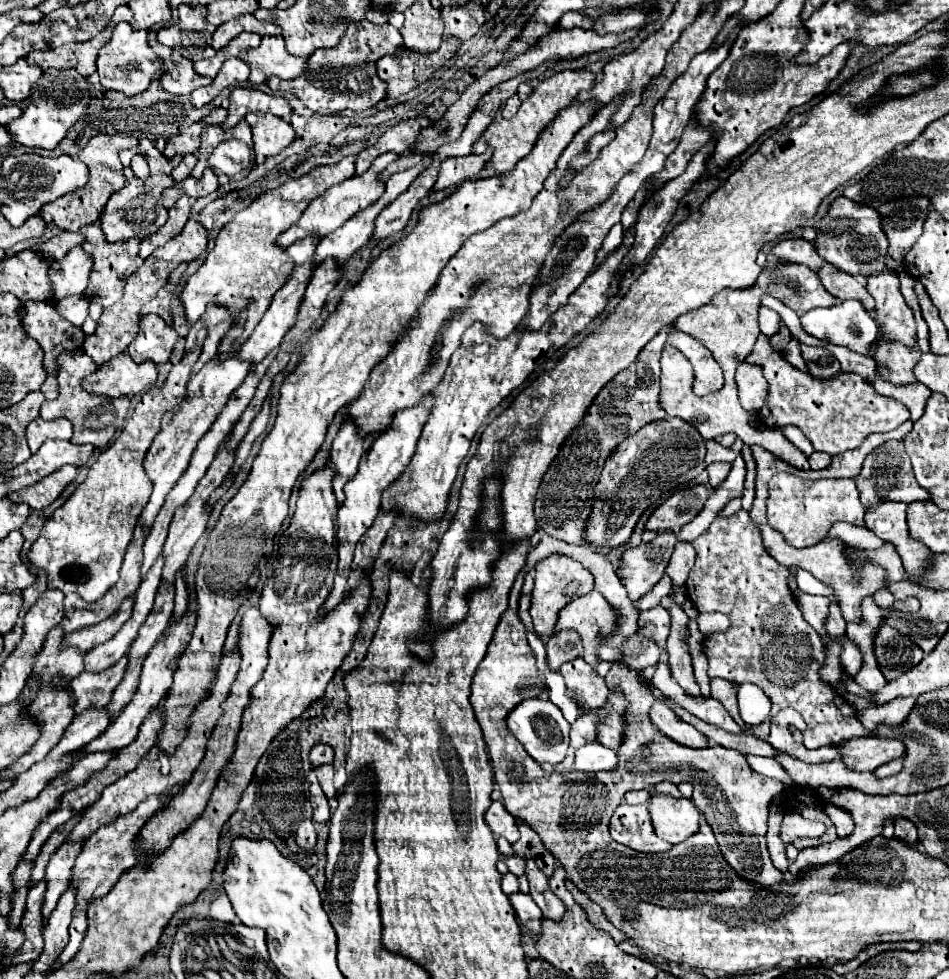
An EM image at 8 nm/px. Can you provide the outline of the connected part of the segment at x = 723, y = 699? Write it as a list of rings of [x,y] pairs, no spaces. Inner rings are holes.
[[[720,677],[710,679],[710,687],[712,687],[712,697],[718,699],[718,701],[726,707],[726,711],[730,713],[730,717],[732,717],[736,723],[744,725],[744,721],[740,719],[740,713],[738,713],[738,699],[736,699],[738,687],[736,687],[734,683],[726,681],[726,679],[720,679]]]

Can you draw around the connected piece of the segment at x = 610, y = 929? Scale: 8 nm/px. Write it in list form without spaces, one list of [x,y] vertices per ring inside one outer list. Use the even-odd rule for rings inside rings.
[[[566,879],[566,889],[572,893],[574,901],[580,903],[580,907],[584,907],[584,911],[586,911],[586,915],[588,915],[588,921],[590,921],[596,929],[604,929],[606,933],[610,933],[612,939],[614,939],[616,943],[622,943],[622,941],[628,939],[620,929],[616,929],[616,927],[614,927],[614,925],[604,917],[602,909],[600,909],[598,905],[594,905],[594,901],[592,901],[586,893],[582,893],[582,891],[580,891],[580,889],[570,881],[570,879]]]

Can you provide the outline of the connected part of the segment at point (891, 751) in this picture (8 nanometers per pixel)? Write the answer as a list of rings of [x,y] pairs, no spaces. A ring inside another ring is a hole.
[[[856,737],[850,739],[846,743],[842,743],[840,747],[836,747],[842,763],[858,773],[864,771],[876,771],[872,773],[878,779],[896,775],[902,767],[902,757],[904,755],[904,745],[898,739],[876,739],[876,737]],[[882,765],[882,767],[880,767]]]

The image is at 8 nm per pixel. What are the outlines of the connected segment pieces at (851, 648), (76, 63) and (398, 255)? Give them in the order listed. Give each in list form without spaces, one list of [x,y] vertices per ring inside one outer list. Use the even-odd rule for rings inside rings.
[[[846,637],[842,639],[842,643],[844,643],[844,651],[842,651],[842,655],[840,655],[842,667],[844,667],[844,671],[846,671],[848,675],[856,675],[856,671],[858,671],[862,665],[862,655],[860,651],[856,649],[856,645],[854,645],[852,641],[848,641]]]
[[[104,29],[100,35],[86,43],[66,43],[46,51],[32,51],[28,55],[30,63],[46,67],[76,67],[82,75],[92,75],[96,71],[96,57],[104,43],[110,41],[110,29]]]
[[[584,101],[564,107],[540,133],[532,151],[520,159],[510,173],[464,181],[446,201],[424,207],[414,231],[380,253],[380,257],[366,269],[360,283],[344,293],[336,313],[302,347],[302,363],[280,387],[276,423],[262,441],[248,479],[224,505],[198,565],[196,627],[186,651],[178,659],[174,685],[164,697],[164,705],[160,705],[164,725],[156,743],[162,749],[158,753],[158,761],[164,769],[168,769],[168,755],[172,755],[184,739],[190,713],[198,701],[208,695],[214,683],[228,625],[238,613],[240,603],[258,581],[258,563],[264,553],[262,543],[266,541],[270,547],[270,533],[280,531],[282,521],[288,515],[290,491],[298,475],[310,465],[312,457],[320,449],[332,417],[340,407],[362,393],[372,367],[392,351],[398,335],[406,329],[412,317],[416,317],[420,303],[436,287],[440,271],[458,253],[464,241],[472,233],[492,227],[500,219],[528,209],[534,195],[540,193],[542,183],[554,169],[558,155],[568,147],[576,131],[594,119],[598,109],[602,109],[600,101]]]

